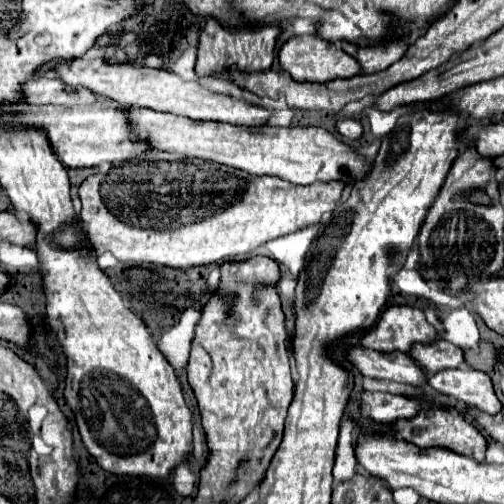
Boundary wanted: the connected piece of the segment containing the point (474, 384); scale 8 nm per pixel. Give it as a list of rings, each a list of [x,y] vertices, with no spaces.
[[[444,369],[428,379],[428,385],[446,395],[474,407],[482,413],[494,415],[502,411],[502,403],[494,393],[494,385],[488,373],[476,369]]]

